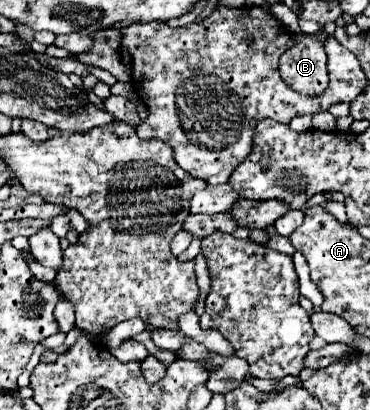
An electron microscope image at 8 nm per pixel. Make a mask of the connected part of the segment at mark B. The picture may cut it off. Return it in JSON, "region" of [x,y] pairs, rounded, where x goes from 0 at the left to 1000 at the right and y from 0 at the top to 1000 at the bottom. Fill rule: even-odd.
{"region":[[[795,85],[800,110],[757,139],[762,193],[811,227],[870,227],[886,212],[881,129],[854,85]]]}

